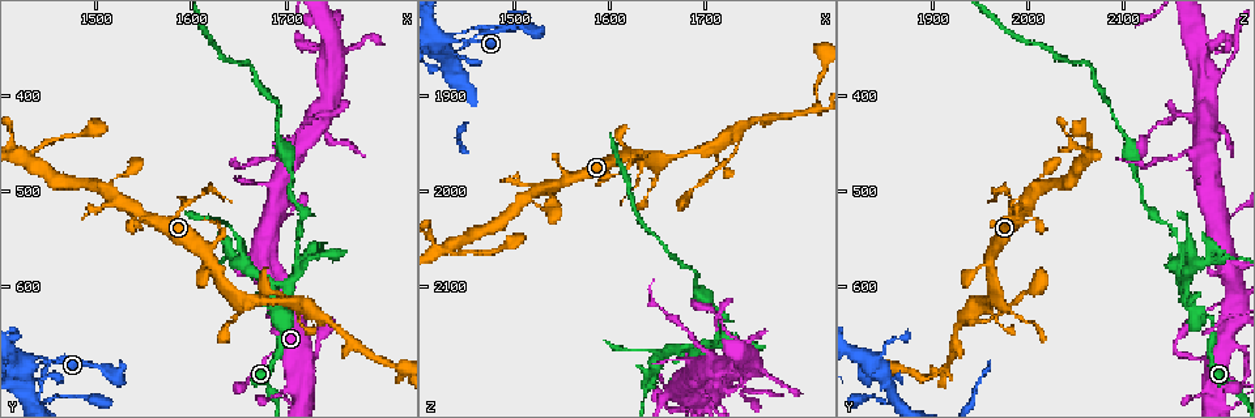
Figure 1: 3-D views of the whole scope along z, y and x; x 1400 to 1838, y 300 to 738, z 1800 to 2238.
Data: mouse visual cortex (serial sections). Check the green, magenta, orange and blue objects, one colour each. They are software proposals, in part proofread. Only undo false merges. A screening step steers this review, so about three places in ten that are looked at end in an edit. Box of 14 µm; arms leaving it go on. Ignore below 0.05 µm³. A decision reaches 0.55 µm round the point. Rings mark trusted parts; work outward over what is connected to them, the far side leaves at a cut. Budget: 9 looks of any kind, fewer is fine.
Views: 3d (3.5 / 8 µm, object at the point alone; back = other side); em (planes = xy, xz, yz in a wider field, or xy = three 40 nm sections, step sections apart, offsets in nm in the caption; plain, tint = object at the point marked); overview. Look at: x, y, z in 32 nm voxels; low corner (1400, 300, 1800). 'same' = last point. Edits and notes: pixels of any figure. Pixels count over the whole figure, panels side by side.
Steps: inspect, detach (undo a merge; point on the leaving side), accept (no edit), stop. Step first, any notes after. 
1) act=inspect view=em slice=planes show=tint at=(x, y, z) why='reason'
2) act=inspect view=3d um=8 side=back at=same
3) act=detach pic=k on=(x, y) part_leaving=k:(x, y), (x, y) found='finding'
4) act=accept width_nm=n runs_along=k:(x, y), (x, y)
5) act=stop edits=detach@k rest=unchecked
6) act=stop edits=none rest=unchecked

act=inspect view=3d um=3.5 at=(1430, 680, 1840) why='narrows sharply'

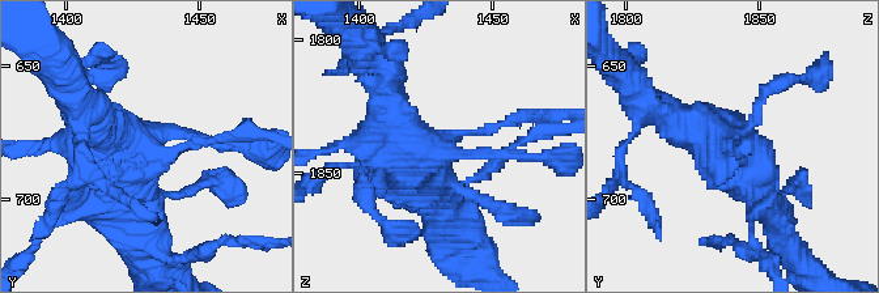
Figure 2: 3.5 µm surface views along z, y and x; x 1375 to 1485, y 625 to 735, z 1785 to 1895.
act=inspect view=em slice=xy step=1 show=tint at=(1427, 675, 1843) why='shape alone is not enough'

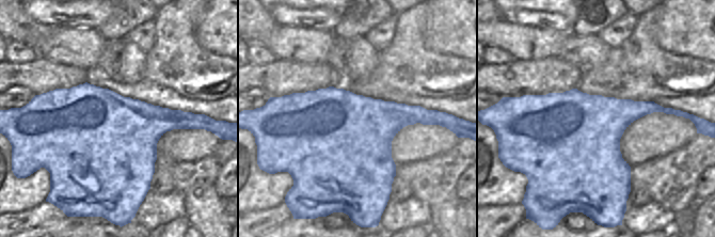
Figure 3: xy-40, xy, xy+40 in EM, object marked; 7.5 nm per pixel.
act=inspect view=em slice=xy step=3 show=tint at=same

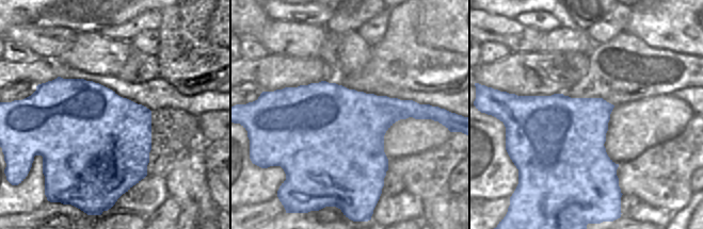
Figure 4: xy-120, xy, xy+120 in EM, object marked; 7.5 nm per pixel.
act=accept runs_along=2:(204, 139), (120, 155), (132, 226) found='continuous, no second cell'

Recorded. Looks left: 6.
act=inspect view=3d um=3.5 at=(1730, 630, 1935) why='three-way junction'

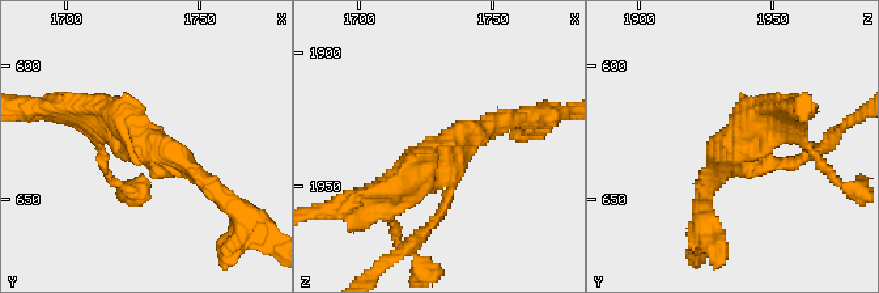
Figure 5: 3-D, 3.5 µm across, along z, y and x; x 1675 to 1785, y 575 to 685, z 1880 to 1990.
act=inspect view=em slice=xy step=3 show=plain at=(1729, 629, 1938) arms=3 arm_widths_nm=150,250,300 why='shape alone is not enough'

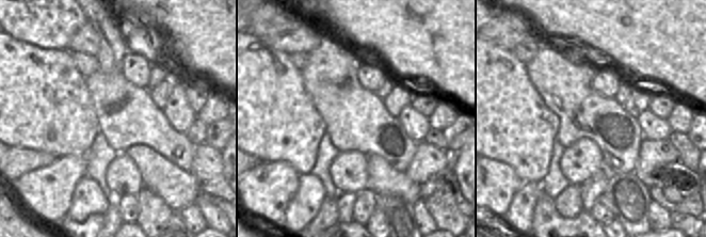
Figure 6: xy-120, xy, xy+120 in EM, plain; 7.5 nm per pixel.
act=inspect view=em slice=xy step=3 show=tint at=same

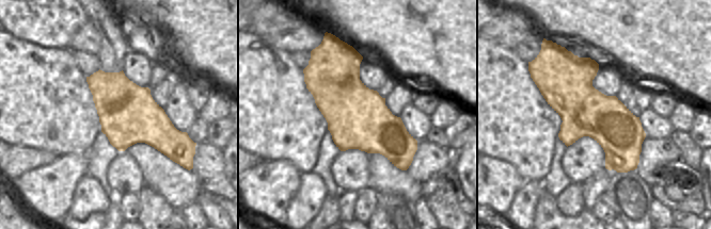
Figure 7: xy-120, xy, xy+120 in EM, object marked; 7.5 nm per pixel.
act=accept width_nm=460 runs_along=5:(76, 107), (111, 111), (208, 185) found='one cell here'

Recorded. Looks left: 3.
act=inspect view=3d um=3.5 at=(1820, 685, 1915) why='four-way junction'

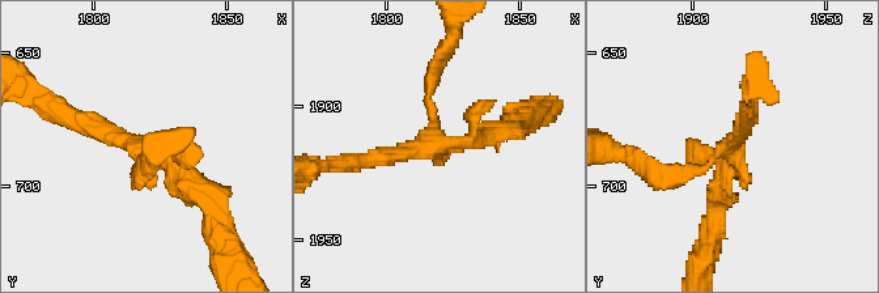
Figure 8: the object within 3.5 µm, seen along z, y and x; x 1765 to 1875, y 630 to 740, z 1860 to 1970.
act=inspect view=em slice=xy step=2 show=plain at=(1817, 686, 1914)

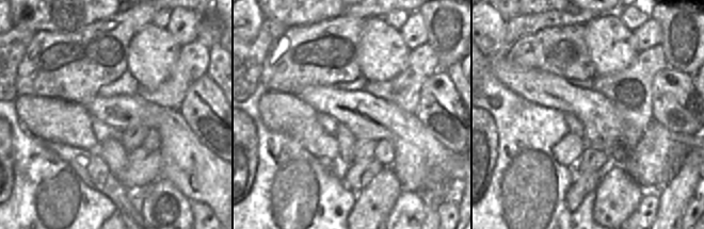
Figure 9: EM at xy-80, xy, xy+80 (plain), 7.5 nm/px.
act=inspect view=em slice=xy step=2 show=tint at=same

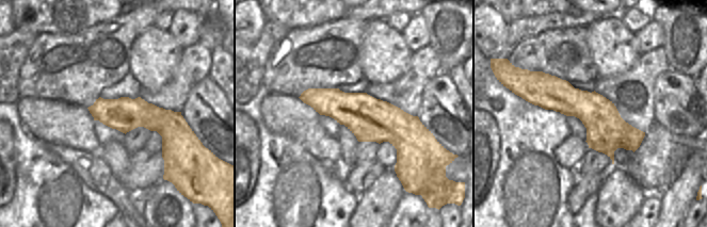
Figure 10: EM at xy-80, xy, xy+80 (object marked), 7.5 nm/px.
act=accept runs_along=8:(357, 161), (433, 141), (437, 64) found='continuous, no second cell'

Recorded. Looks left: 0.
act=stop edits=none rest=unchecked

